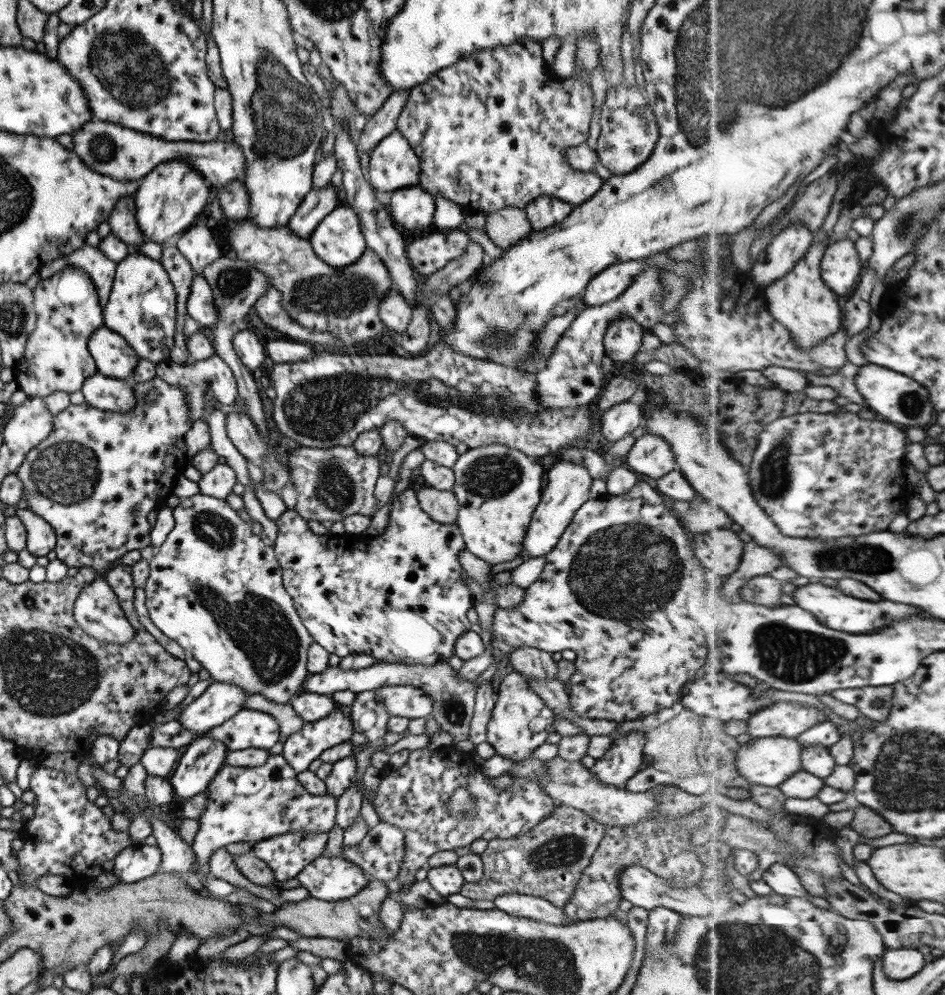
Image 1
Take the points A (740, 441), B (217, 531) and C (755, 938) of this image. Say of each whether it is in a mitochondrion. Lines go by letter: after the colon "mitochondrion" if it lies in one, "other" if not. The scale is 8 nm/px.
A: mitochondrion
B: mitochondrion
C: mitochondrion

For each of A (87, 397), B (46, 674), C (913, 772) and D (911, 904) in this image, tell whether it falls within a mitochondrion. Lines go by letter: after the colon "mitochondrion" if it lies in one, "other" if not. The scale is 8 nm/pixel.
A: other
B: mitochondrion
C: mitochondrion
D: other

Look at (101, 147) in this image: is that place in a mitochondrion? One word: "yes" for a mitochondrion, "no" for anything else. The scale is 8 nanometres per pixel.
yes

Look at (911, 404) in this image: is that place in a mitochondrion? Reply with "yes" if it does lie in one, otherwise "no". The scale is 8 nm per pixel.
yes

